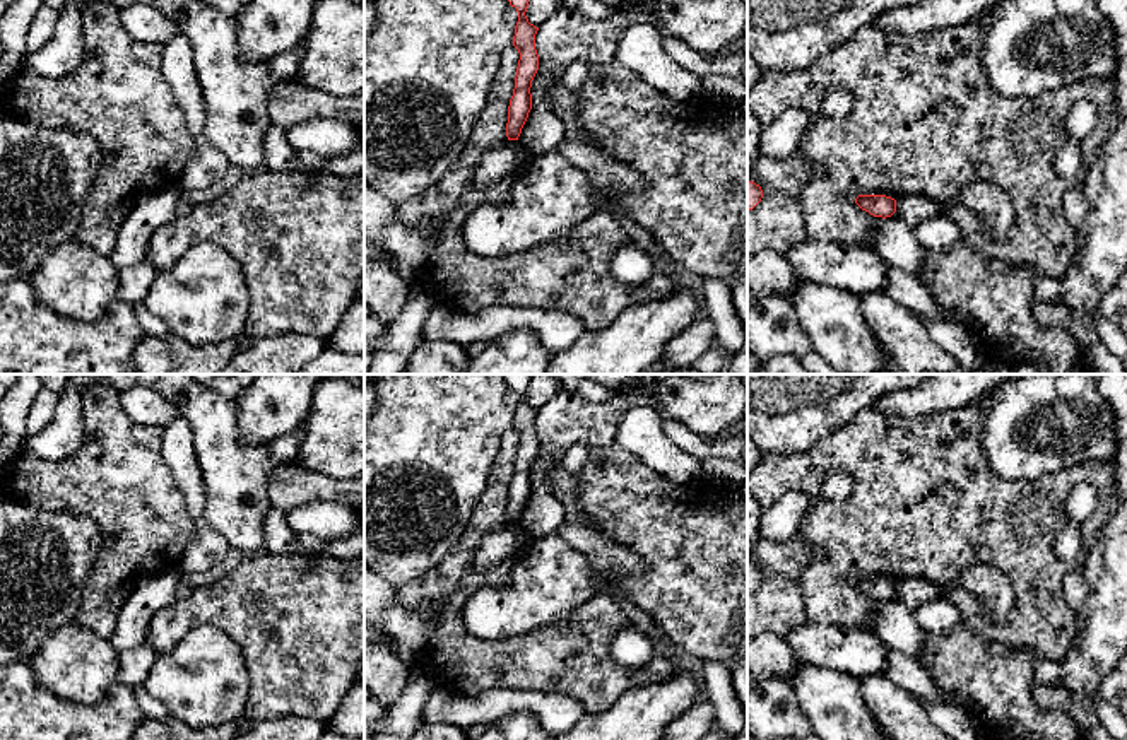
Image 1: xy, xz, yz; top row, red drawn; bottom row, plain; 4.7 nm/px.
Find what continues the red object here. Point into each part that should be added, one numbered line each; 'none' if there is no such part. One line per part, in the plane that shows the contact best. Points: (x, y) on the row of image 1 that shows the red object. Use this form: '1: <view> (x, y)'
none

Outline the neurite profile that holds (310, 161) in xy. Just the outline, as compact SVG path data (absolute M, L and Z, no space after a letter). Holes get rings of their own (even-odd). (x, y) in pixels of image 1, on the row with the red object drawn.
M303 149L303 150L298 150L298 161L301 169L315 173L315 171L327 169L328 159L310 149Z

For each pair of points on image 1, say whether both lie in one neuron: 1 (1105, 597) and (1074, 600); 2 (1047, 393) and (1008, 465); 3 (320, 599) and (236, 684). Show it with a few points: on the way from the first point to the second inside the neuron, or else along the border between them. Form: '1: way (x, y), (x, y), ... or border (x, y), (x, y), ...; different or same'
1: border (1081, 573), (1088, 587), (1088, 599), (1076, 612); different
2: way (1026, 405), (1008, 428), (1008, 445); same
3: border (230, 636), (250, 674), (245, 711); different

